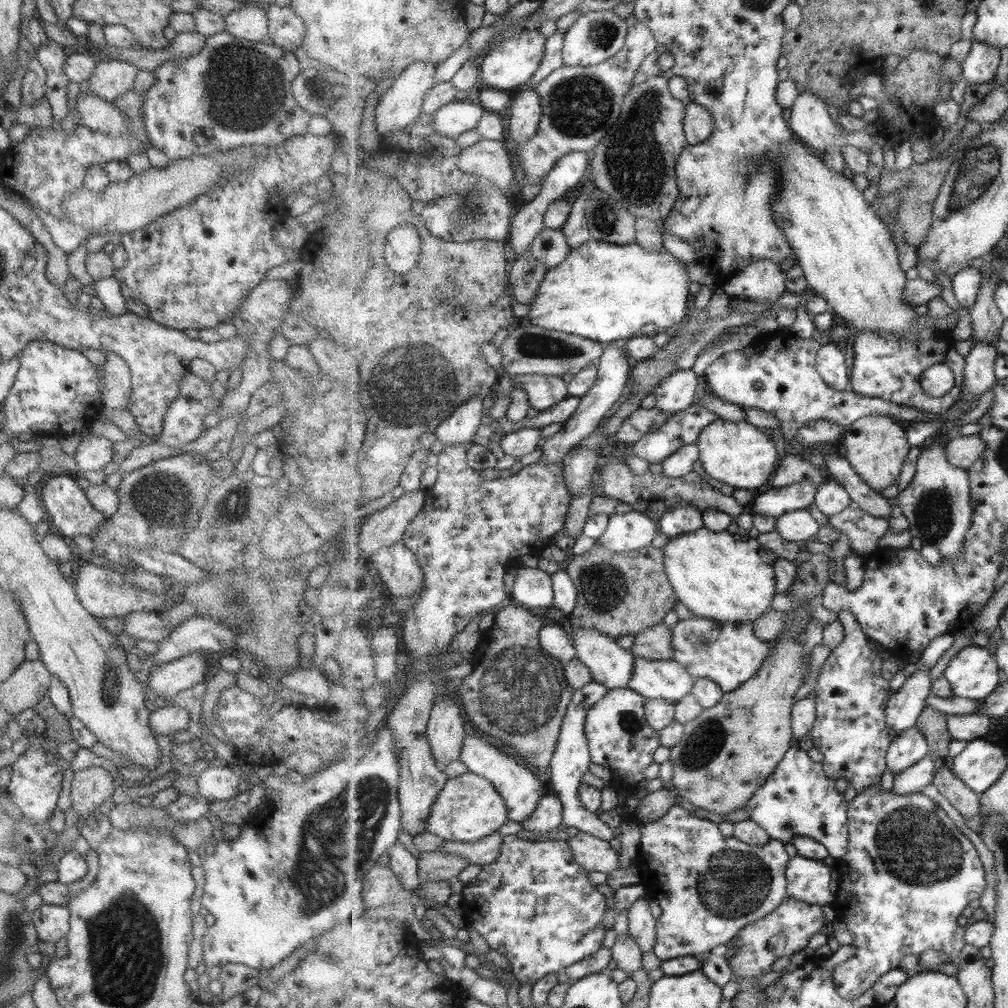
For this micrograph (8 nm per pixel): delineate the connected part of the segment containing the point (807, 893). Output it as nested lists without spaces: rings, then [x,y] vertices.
[[[797,854],[789,861],[786,872],[788,894],[807,903],[831,906],[836,900],[836,892],[831,890],[833,868],[823,861]]]

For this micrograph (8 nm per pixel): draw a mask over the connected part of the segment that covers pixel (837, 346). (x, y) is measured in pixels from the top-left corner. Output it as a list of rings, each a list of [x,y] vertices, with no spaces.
[[[830,341],[823,345],[817,354],[816,367],[827,385],[833,389],[841,391],[851,389],[843,343]]]

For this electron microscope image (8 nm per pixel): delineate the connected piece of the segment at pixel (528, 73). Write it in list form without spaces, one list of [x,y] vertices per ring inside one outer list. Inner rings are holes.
[[[535,30],[515,38],[509,38],[491,50],[491,53],[479,64],[480,78],[489,88],[511,91],[521,84],[528,84],[531,77],[539,70],[546,48],[545,36],[540,30]]]

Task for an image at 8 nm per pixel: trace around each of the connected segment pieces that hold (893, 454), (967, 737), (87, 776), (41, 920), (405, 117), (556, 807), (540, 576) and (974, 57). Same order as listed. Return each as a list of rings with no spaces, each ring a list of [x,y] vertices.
[[[873,413],[853,422],[844,431],[844,446],[846,447],[845,457],[855,472],[877,493],[882,493],[882,490],[897,481],[902,474],[907,455],[912,449],[905,428],[901,428],[899,424],[893,424],[891,416],[884,413]]]
[[[947,714],[947,726],[954,740],[965,741],[967,744],[991,732],[991,717],[975,714]]]
[[[101,766],[73,770],[70,782],[70,802],[79,822],[89,822],[93,810],[111,797],[117,785]]]
[[[40,904],[30,913],[37,940],[54,944],[66,936],[69,930],[69,915],[66,905]]]
[[[416,61],[397,76],[392,86],[381,96],[376,110],[376,130],[382,139],[388,133],[404,130],[419,120],[429,90],[434,90],[438,84],[436,67],[433,63]]]
[[[557,794],[547,795],[541,799],[537,811],[521,823],[522,828],[529,832],[555,831],[564,820],[564,804]]]
[[[519,567],[509,596],[515,605],[551,610],[555,601],[552,575],[539,567]]]
[[[972,38],[969,54],[962,64],[964,78],[971,84],[987,84],[995,80],[1001,64],[1001,48],[988,46]]]

